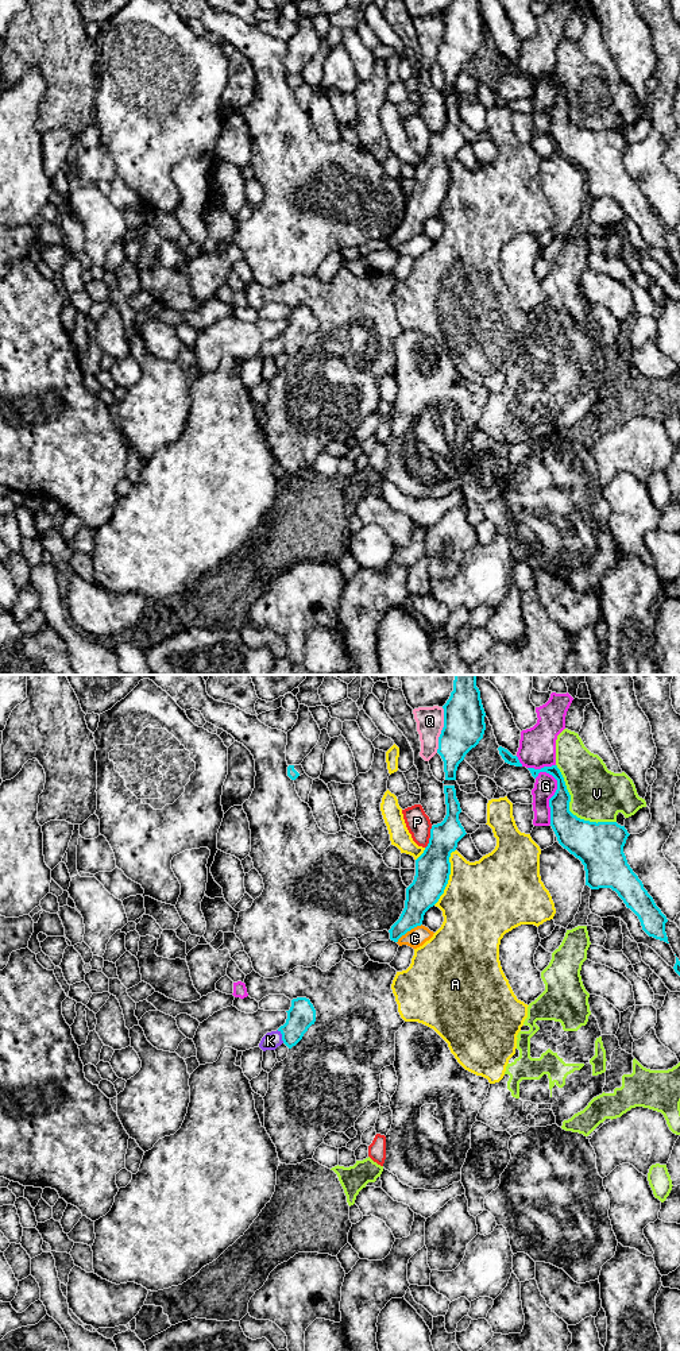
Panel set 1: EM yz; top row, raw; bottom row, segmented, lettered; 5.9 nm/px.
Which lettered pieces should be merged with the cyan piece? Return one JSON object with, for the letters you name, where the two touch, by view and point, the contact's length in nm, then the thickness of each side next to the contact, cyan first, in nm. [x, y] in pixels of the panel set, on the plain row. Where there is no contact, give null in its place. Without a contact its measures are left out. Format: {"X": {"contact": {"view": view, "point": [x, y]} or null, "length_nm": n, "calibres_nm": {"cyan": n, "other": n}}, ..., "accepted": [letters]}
{"K": {"contact": {"view": "yz", "point": [282, 346]}, "length_nm": 90, "calibres_nm": {"cyan": 160, "other": 100}}, "accepted": ["K"]}

